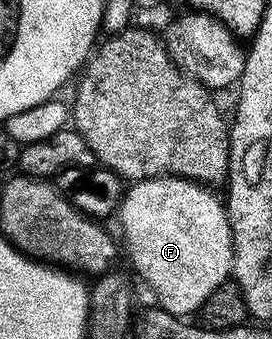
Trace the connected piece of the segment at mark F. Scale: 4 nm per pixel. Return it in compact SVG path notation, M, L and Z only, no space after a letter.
M157 177L134 181L124 191L119 207L121 230L129 245L133 266L157 293L156 305L178 316L193 316L220 285L233 274L233 236L229 227L226 203L216 198L208 185L180 177Z

